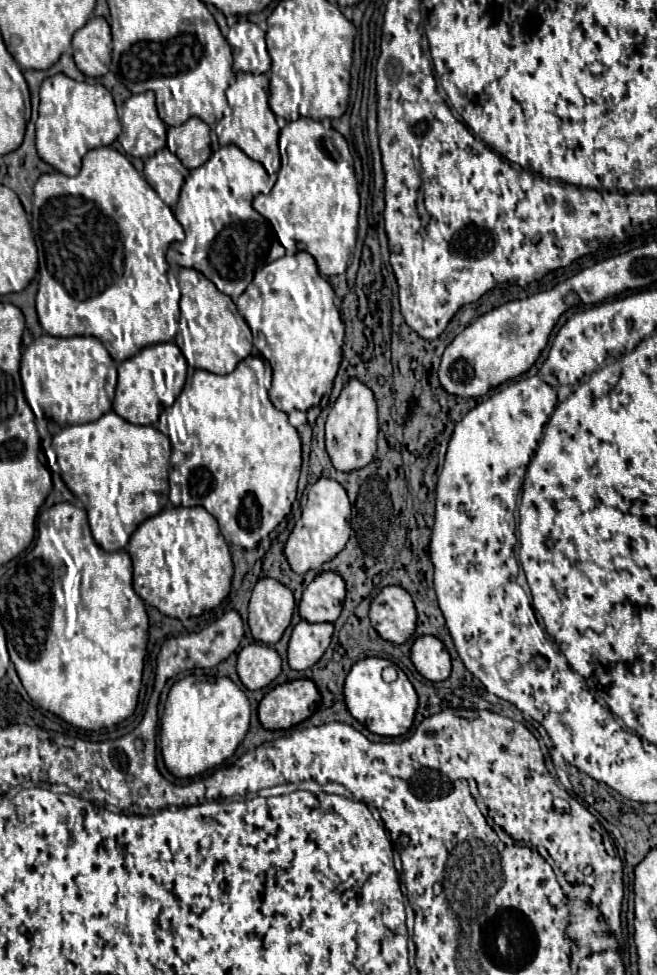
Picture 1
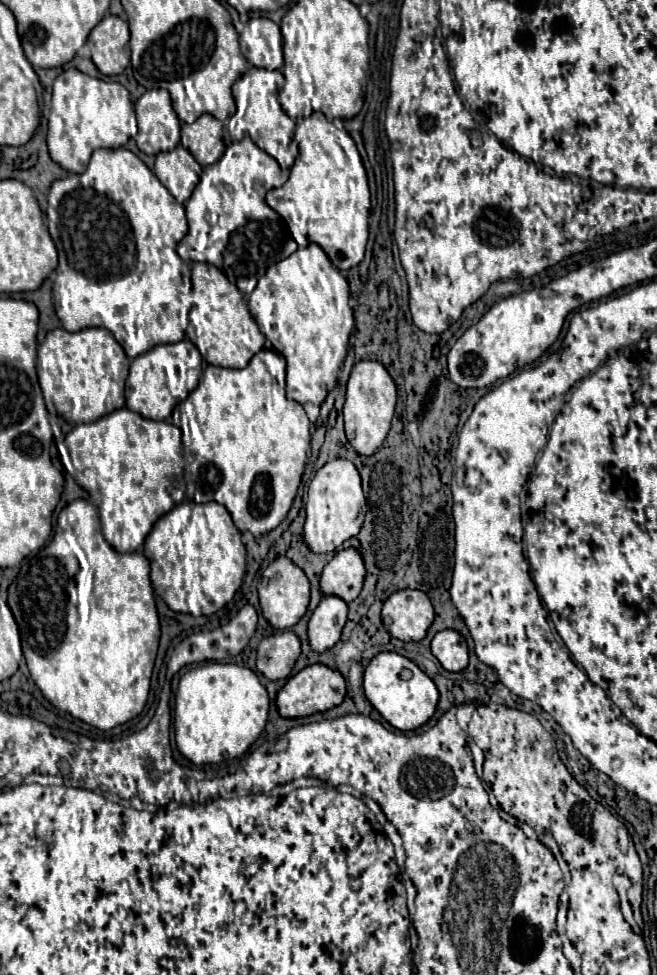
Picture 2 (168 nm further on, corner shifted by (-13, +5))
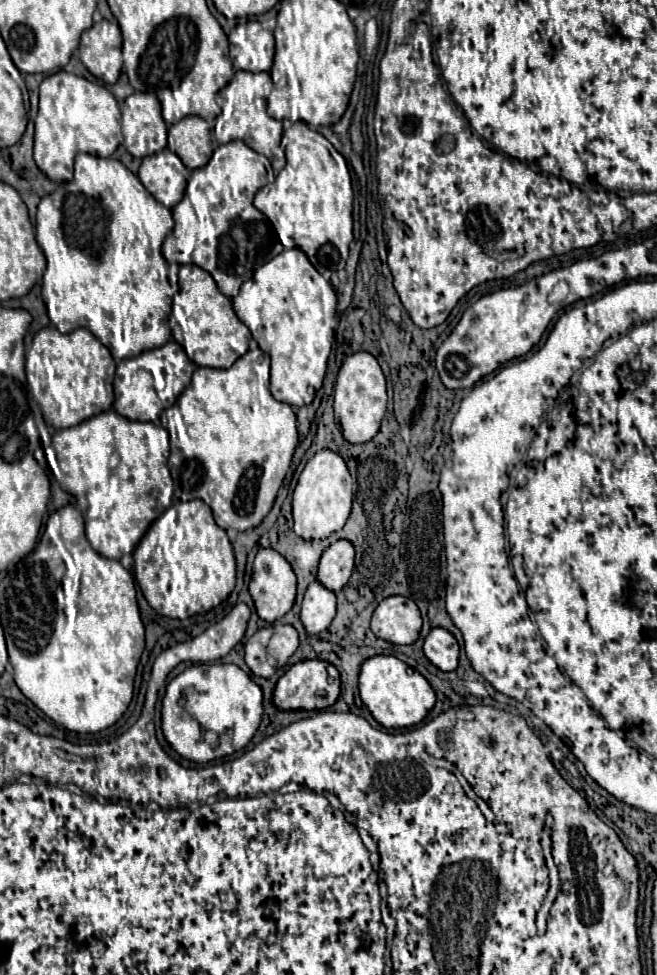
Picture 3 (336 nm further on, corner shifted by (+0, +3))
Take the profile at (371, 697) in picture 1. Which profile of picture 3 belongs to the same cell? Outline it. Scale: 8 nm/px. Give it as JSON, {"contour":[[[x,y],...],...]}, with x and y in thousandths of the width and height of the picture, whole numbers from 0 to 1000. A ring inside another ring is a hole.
{"contour":[[[600,673],[560,675],[548,687],[545,708],[551,720],[557,722],[569,738],[591,749],[633,745],[636,741],[642,741],[642,736],[654,730],[654,726],[664,720],[661,708],[654,706],[651,697],[639,689],[633,689],[630,685],[624,685],[621,681],[615,681]]]}

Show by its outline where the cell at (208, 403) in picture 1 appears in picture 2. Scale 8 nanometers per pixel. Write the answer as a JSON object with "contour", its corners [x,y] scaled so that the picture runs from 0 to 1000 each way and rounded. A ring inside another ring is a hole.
{"contour":[[[412,358],[394,360],[367,379],[317,374],[303,390],[303,396],[288,404],[288,410],[294,412],[300,423],[300,430],[295,422],[274,417],[272,413],[262,424],[262,432],[257,433],[269,437],[277,444],[282,488],[288,490],[283,496],[297,496],[294,513],[327,513],[339,517],[349,523],[358,539],[367,546],[379,544],[385,550],[400,550],[412,546],[437,529],[467,474],[467,462],[473,451],[470,429],[455,412],[437,410],[434,388],[434,367]]]}

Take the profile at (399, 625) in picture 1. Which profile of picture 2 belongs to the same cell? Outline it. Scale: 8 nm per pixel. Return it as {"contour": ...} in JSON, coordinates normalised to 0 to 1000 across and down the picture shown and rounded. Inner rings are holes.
{"contour":[[[607,605],[583,619],[583,640],[589,648],[613,658],[644,656],[659,632],[656,615],[641,605]]]}

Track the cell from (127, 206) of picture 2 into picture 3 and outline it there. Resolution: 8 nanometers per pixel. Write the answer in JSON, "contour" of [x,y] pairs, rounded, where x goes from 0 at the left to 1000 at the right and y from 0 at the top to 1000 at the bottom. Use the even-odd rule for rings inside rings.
{"contour":[[[119,158],[113,164],[113,183],[107,187],[91,187],[85,191],[82,197],[70,199],[61,209],[58,209],[58,219],[52,219],[52,224],[46,224],[49,230],[55,228],[55,246],[64,254],[64,258],[70,261],[73,267],[73,275],[67,279],[67,287],[64,287],[64,306],[76,324],[76,330],[94,341],[110,341],[116,336],[134,336],[158,355],[164,355],[164,359],[170,361],[174,369],[189,369],[189,367],[204,367],[210,363],[216,363],[219,359],[231,359],[240,355],[250,355],[259,349],[259,337],[263,348],[279,348],[275,354],[280,353],[280,343],[277,343],[277,334],[268,330],[268,326],[262,324],[262,314],[265,314],[265,303],[274,296],[271,293],[272,273],[257,271],[250,267],[244,252],[250,248],[250,244],[259,240],[259,236],[265,234],[265,226],[262,226],[262,217],[259,213],[247,211],[213,187],[213,183],[207,178],[201,178],[183,164],[177,162],[149,162],[140,158]]]}

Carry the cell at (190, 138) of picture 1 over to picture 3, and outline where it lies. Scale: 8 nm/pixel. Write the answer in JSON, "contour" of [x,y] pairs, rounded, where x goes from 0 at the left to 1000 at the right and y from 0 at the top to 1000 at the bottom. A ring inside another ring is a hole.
{"contour":[[[283,119],[256,131],[256,152],[277,162],[286,174],[298,174],[320,164],[323,139],[320,127],[304,119]]]}

